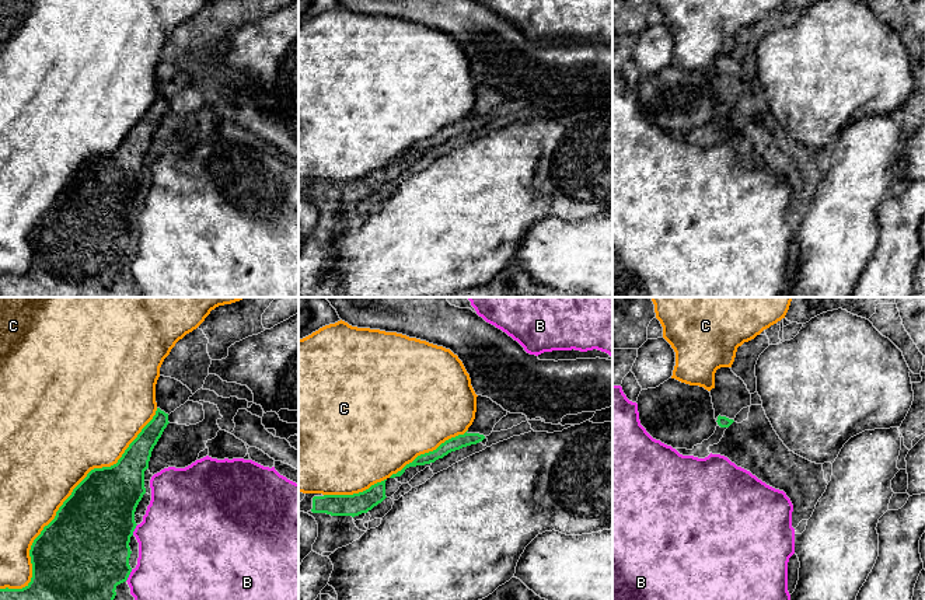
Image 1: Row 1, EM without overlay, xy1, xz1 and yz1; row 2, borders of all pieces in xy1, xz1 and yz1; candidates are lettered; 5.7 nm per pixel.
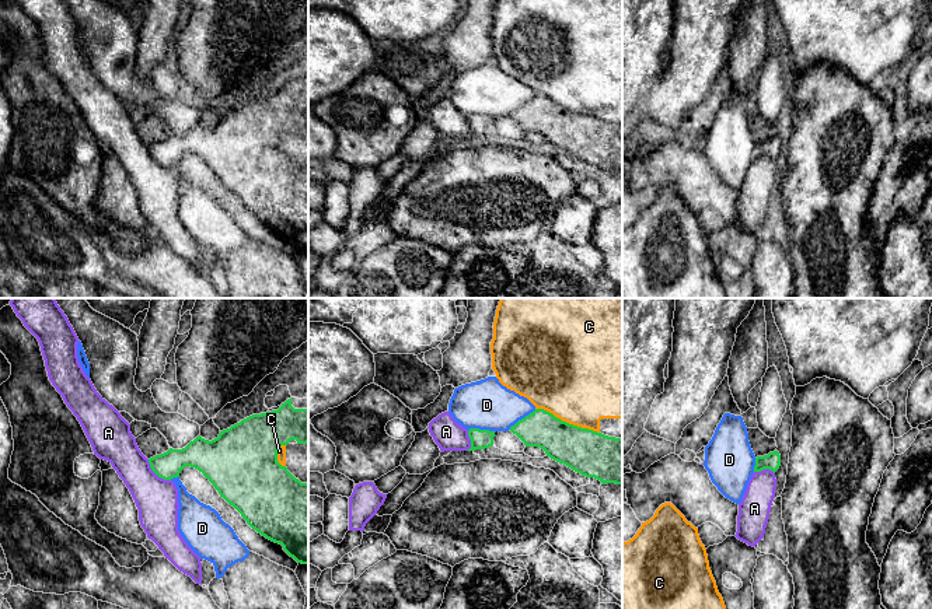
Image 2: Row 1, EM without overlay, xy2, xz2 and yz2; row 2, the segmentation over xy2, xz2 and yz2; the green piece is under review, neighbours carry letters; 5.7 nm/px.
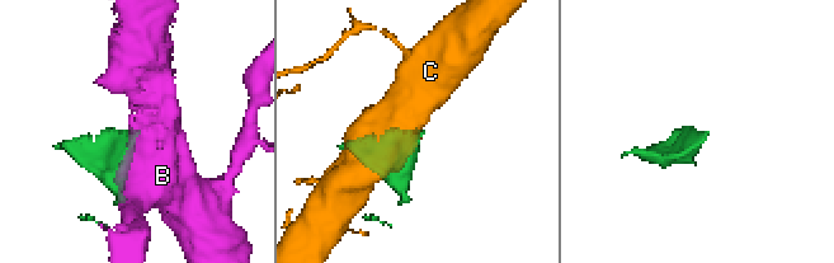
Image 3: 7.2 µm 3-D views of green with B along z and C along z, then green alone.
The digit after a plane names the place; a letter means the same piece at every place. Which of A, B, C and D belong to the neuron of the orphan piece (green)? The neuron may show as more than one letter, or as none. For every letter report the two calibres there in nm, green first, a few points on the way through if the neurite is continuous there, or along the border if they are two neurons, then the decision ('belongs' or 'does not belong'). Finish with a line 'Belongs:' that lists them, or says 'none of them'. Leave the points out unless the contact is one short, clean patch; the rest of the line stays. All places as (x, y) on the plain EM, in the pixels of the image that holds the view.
A: calibres 160 and 240 nm; border xy2 (147, 146), (159, 163), (170, 167); does not belong
B: calibres 460 and 460 nm; does not belong
C: calibres 460 and 460 nm; does not belong
D: calibres 220 and 280 nm; does not belong
Belongs: none of them

